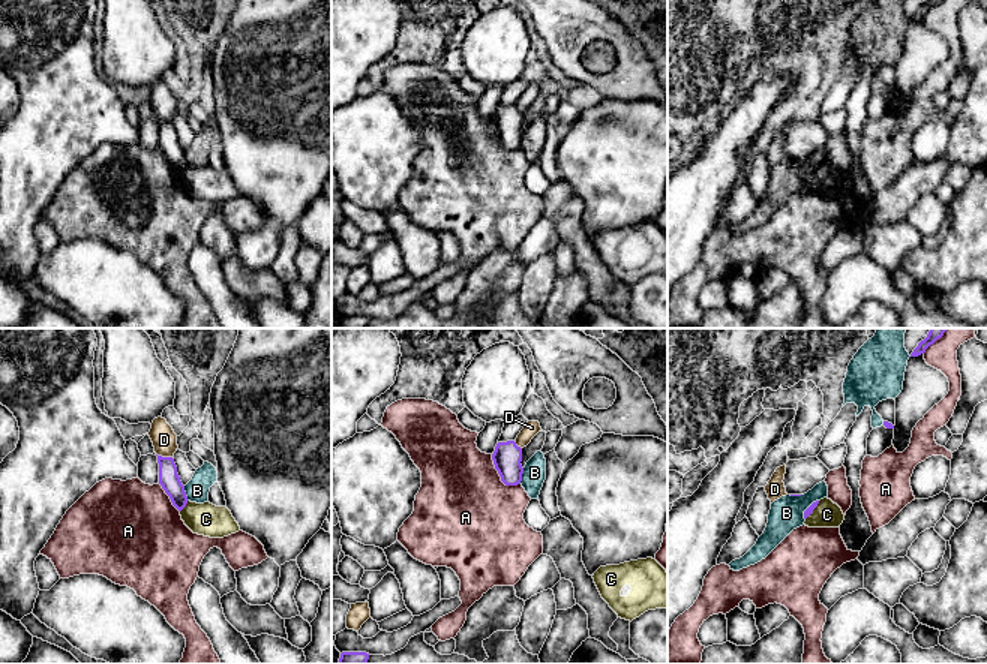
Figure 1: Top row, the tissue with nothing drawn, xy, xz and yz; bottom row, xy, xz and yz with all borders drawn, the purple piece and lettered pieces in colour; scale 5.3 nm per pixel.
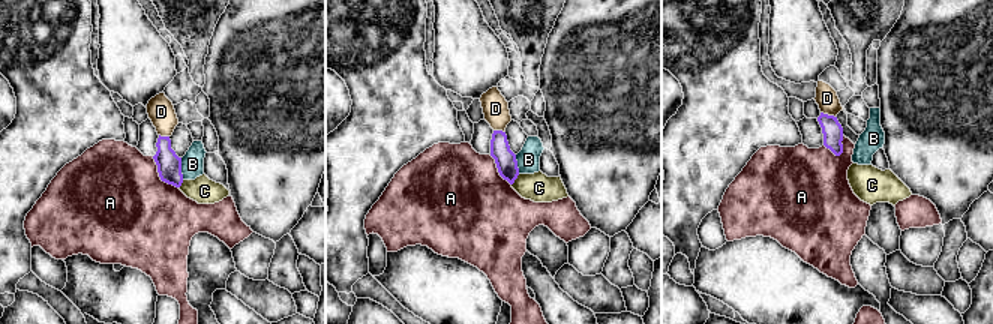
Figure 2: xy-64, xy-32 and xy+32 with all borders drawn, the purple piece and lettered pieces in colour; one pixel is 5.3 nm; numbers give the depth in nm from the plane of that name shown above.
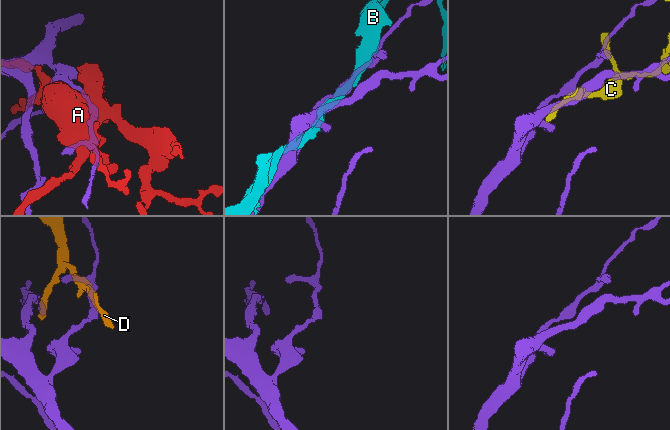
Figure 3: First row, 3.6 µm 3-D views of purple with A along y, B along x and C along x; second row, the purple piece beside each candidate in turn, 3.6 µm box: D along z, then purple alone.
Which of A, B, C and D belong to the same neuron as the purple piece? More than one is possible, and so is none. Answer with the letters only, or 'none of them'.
none of them

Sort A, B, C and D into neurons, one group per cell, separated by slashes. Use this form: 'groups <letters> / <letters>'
groups A / B / C / D

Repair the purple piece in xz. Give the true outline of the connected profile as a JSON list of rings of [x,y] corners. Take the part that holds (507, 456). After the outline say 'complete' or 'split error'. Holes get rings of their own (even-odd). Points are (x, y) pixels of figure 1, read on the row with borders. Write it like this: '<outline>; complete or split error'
[[[514,441],[498,442],[492,454],[495,469],[506,486],[518,486],[522,481],[522,448]]]; complete

